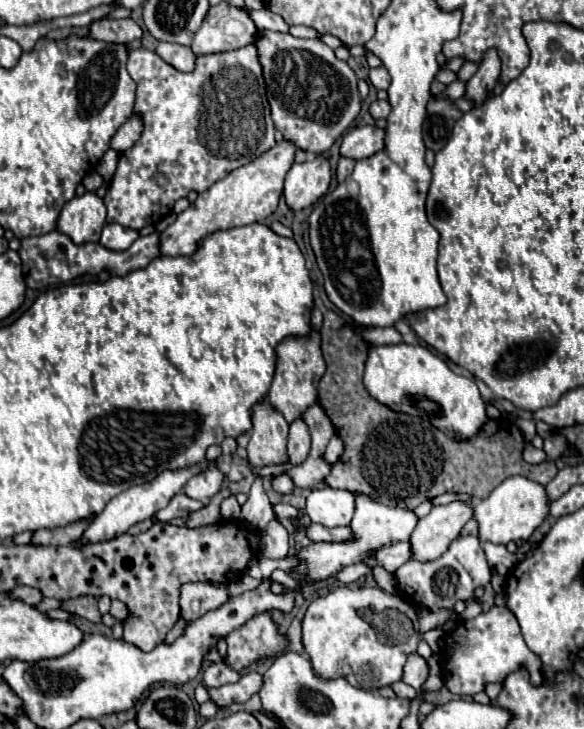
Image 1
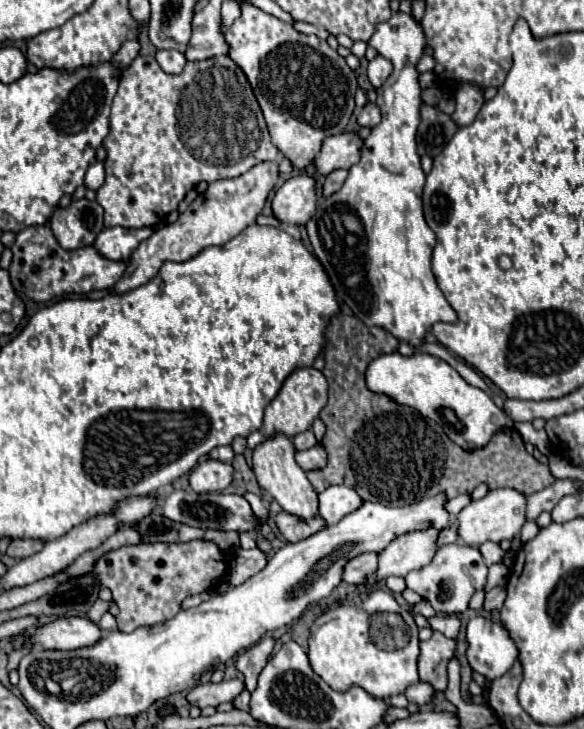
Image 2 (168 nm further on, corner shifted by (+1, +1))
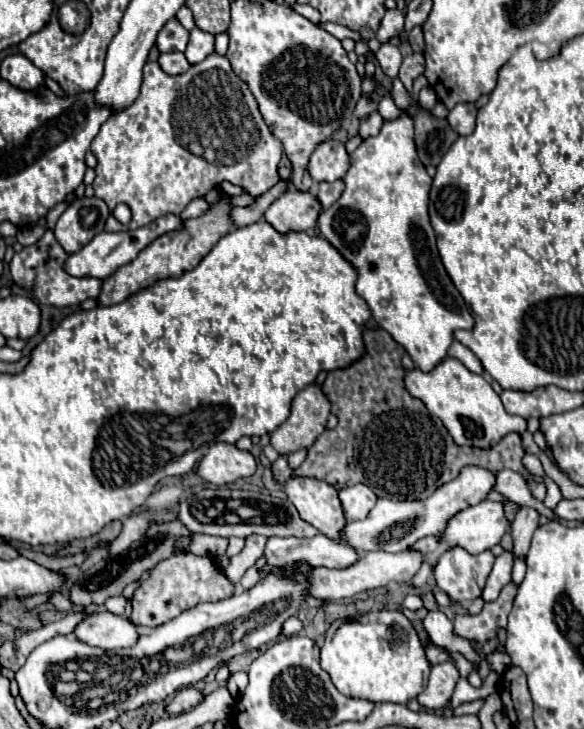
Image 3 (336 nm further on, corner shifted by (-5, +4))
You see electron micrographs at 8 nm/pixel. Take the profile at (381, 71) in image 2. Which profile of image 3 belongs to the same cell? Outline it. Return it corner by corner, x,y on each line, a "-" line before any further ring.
392,42
382,44
380,50
376,52
376,60
378,60
378,64
386,76
390,76
390,78
398,76
398,70
402,64
402,52
398,46
394,46

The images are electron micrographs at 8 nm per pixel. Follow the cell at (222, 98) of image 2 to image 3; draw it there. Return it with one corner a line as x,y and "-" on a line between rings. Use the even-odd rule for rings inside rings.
210,54
204,62
190,66
190,70
180,76
168,76
160,70
158,62
148,62
144,66
140,96
128,110
118,112
104,122
100,134
92,140
90,150
98,160
92,186
96,198
108,204
110,216
106,220
106,230
112,232
146,226
164,214
180,214
190,200
204,198
222,182
238,184
252,196
260,196
278,182
278,162
284,154
282,142
268,130
252,92
240,76
236,76
228,58
218,54
-
120,202
132,210
132,220
126,226
112,216

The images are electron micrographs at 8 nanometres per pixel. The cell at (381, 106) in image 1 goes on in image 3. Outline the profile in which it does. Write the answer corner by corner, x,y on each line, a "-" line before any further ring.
372,112
372,114
364,116
360,120
360,136
362,136
362,140
366,140
370,136
376,136
380,132
382,124
384,124
384,120
382,120
382,116
378,112

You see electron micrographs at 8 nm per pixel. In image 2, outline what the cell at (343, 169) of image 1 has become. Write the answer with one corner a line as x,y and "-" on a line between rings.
336,169
336,171
332,171
330,175
326,175
324,195
332,195
332,193
336,193
336,191
342,187
342,183
344,183
346,175
348,175
348,171
346,171
346,169

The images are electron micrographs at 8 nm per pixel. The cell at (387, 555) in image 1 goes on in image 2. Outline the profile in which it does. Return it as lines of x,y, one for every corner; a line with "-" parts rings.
362,553
354,557
344,569
344,581
358,585
378,569
378,553

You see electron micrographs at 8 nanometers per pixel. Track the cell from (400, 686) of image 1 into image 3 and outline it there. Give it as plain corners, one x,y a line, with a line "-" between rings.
442,662
432,668
430,680
426,690
418,696
418,702
428,712
444,710
450,702
450,696
454,692
454,686
458,682
460,674
452,662

